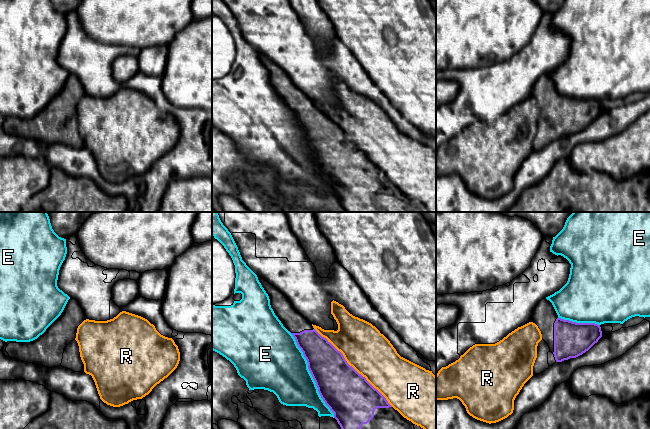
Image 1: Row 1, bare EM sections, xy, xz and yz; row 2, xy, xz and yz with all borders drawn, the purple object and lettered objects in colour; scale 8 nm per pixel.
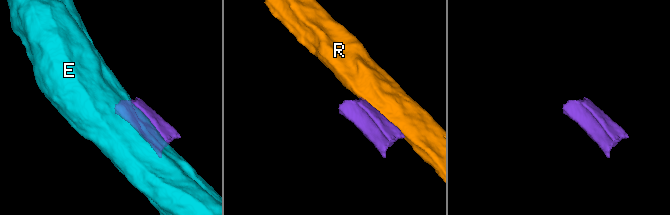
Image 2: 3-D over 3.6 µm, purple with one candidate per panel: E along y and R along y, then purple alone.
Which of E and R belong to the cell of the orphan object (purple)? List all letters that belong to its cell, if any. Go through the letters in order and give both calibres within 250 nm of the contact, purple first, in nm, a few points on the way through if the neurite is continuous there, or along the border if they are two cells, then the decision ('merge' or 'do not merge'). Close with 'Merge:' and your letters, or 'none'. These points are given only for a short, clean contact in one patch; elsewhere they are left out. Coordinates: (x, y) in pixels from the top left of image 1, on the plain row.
E: calibres 360 and 420 nm; do not merge
R: calibres 380 and 360 nm; do not merge
Merge: none

